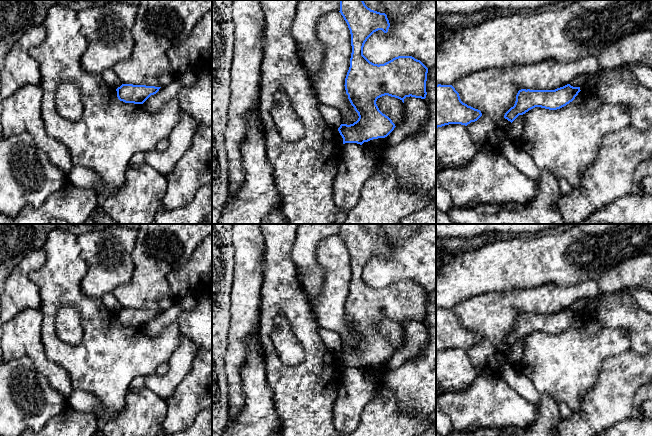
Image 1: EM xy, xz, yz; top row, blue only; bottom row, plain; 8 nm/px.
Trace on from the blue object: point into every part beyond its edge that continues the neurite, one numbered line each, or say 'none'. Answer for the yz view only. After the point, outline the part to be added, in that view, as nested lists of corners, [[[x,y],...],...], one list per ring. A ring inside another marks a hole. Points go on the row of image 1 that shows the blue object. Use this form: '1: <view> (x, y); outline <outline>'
none

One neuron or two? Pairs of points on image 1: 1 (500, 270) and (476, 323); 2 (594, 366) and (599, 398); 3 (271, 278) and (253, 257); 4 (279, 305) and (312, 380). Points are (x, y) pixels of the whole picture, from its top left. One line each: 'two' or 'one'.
1: two
2: two
3: two
4: one

